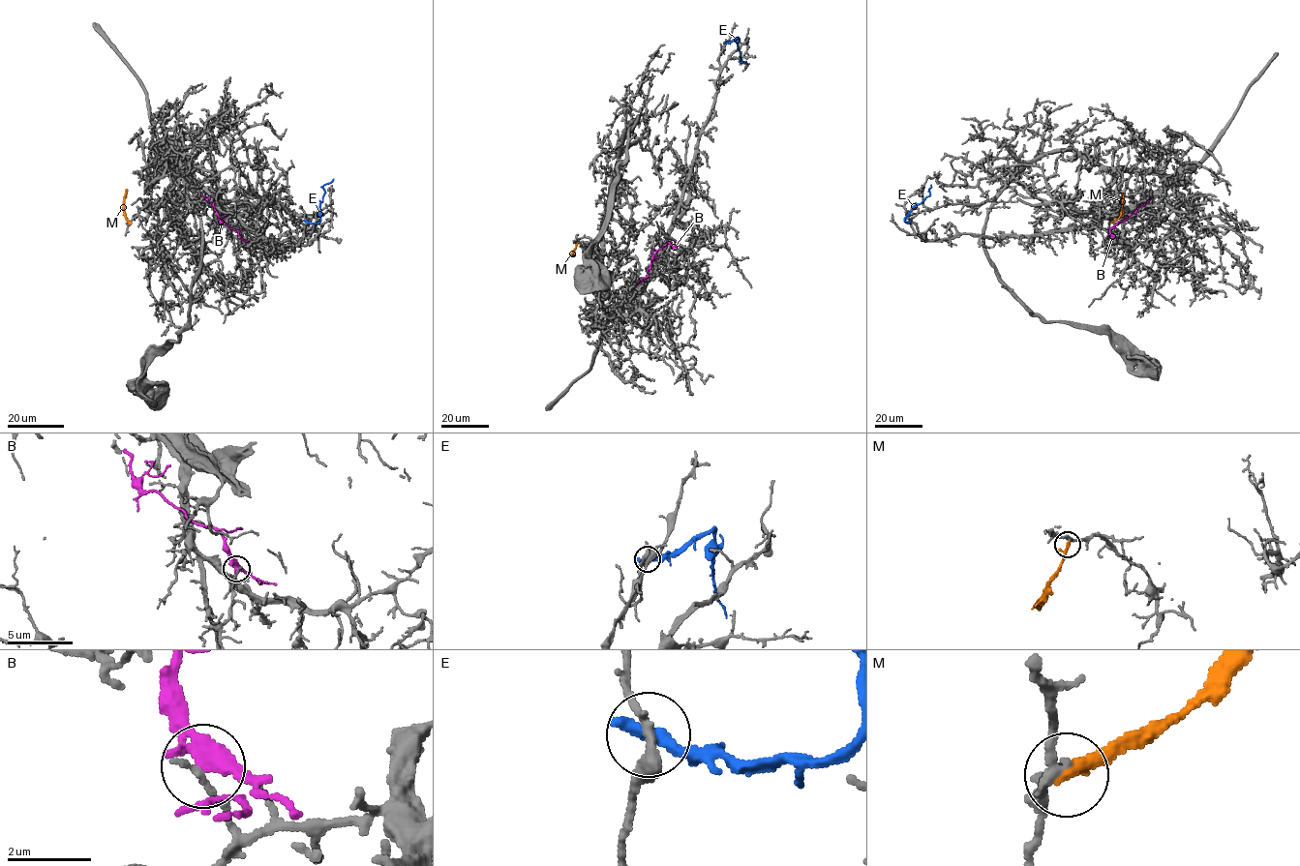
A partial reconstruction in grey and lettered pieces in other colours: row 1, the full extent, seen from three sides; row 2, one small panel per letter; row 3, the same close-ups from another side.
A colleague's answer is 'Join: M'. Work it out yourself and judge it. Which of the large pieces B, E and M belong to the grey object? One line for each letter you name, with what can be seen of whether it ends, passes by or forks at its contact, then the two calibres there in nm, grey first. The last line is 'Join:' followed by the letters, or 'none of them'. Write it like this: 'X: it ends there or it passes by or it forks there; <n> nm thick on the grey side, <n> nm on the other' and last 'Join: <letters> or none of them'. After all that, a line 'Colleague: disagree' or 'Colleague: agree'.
Join: none of them
Colleague: disagree

